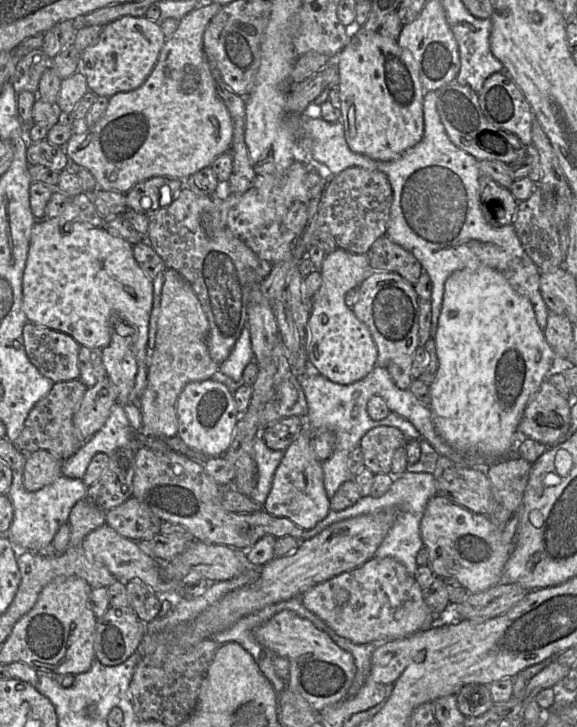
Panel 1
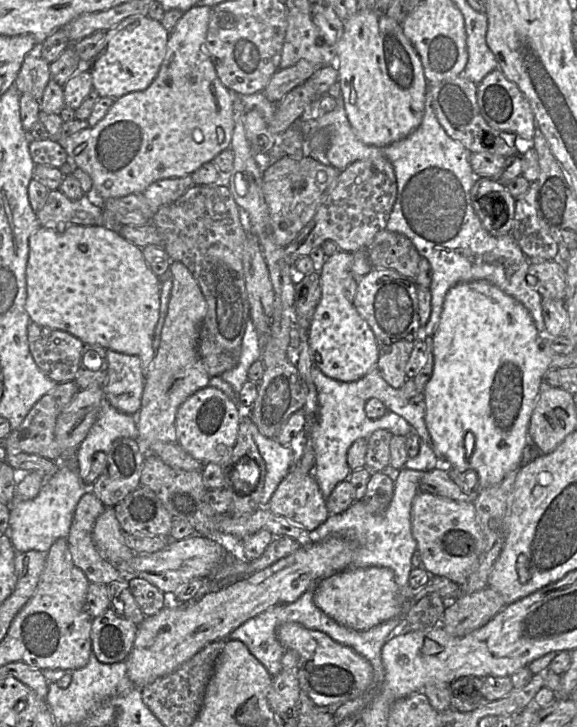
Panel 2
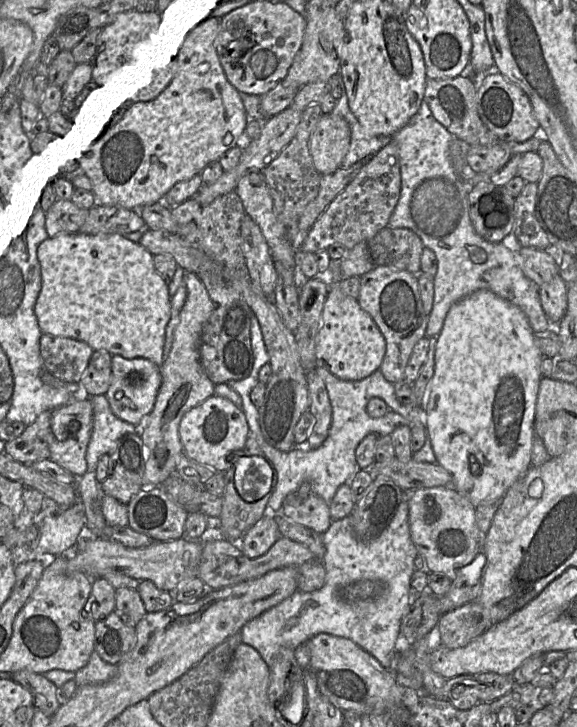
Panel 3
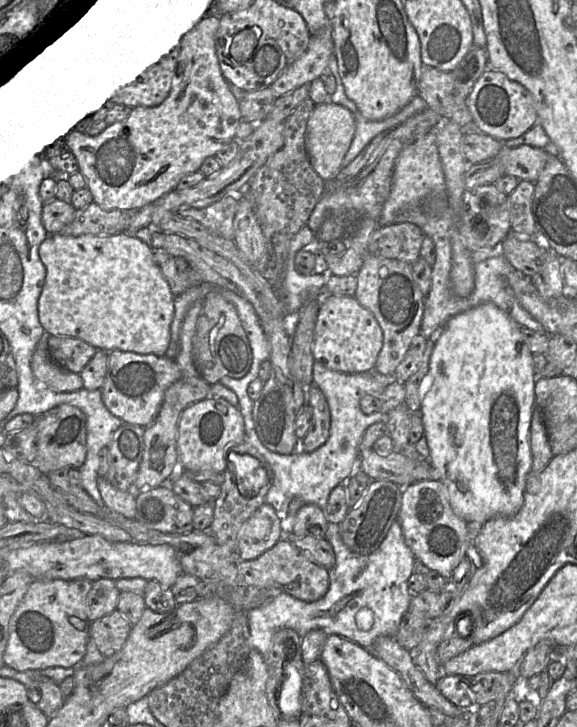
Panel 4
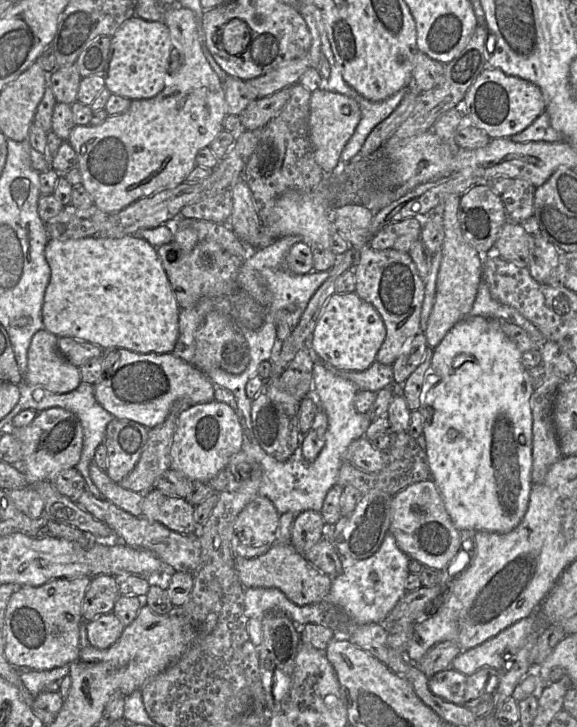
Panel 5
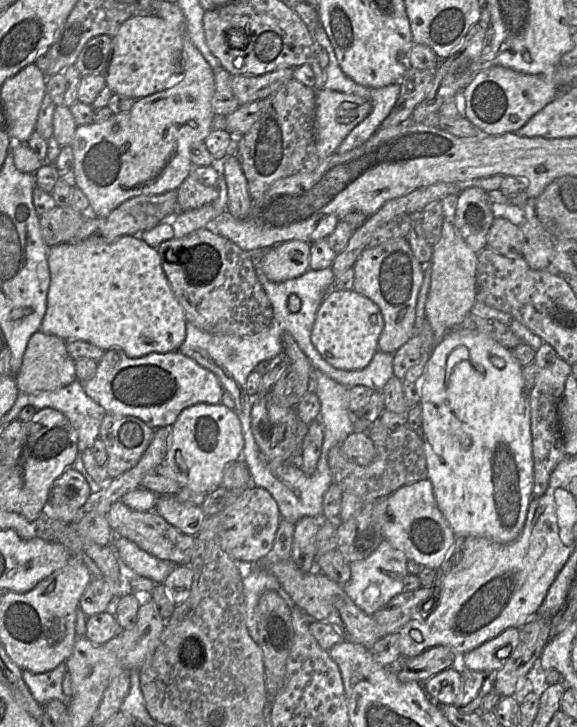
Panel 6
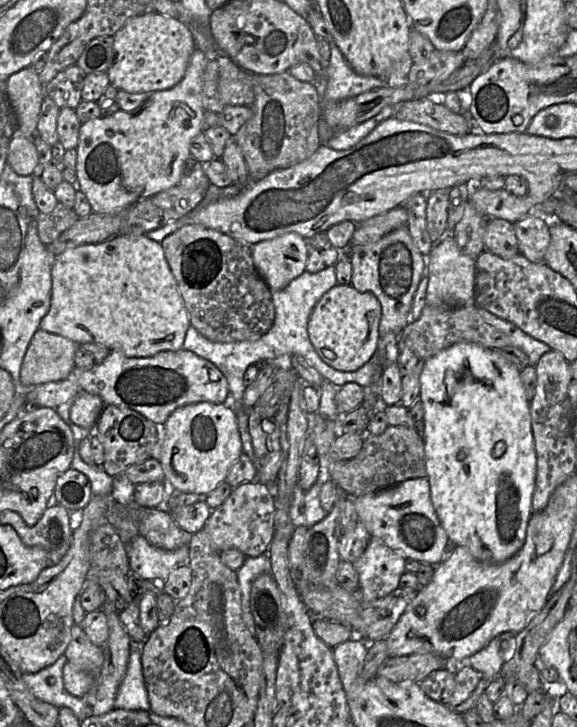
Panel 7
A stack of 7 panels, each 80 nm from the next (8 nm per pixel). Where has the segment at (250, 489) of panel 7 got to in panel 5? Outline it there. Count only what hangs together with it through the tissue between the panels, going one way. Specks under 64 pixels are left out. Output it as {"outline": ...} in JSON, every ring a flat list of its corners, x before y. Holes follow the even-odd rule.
{"outline":[[258,495,237,516,232,550,237,557,255,558,277,542,280,514,265,496]]}

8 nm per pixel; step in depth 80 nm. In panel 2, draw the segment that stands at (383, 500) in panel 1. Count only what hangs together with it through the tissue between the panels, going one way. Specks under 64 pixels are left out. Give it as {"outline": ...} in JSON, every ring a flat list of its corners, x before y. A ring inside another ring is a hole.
{"outline":[[403,468,395,473,394,495,388,508,381,514,367,512,362,501,355,501,346,511,330,515,319,527,309,532,312,542,320,542,330,536,341,537,352,542,354,555,351,567,388,567,394,571,395,580,403,596,405,613,413,600,414,590,409,585,412,556,417,551,417,542,412,534,411,506,414,497,420,492,419,482,425,472]]}

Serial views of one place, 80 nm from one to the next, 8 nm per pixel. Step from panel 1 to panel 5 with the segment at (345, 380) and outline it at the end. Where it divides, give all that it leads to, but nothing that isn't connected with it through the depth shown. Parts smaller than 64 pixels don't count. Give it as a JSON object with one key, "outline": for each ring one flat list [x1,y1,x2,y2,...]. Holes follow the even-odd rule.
{"outline":[[355,292,334,293,327,300,311,336,312,348,324,362,340,370,364,371,375,361,386,337,377,310]]}

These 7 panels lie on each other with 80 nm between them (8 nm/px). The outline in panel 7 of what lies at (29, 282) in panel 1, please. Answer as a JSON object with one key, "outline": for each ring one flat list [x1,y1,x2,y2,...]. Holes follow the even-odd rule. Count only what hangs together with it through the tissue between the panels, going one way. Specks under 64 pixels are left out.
{"outline":[[116,235,101,243,84,244,68,248,54,258,52,265,51,304,48,313,40,321,40,329,68,338,76,345,95,343,110,350,120,350,129,358,151,357,162,351,179,351,183,349,190,319,176,279,166,260,162,245,146,235]]}

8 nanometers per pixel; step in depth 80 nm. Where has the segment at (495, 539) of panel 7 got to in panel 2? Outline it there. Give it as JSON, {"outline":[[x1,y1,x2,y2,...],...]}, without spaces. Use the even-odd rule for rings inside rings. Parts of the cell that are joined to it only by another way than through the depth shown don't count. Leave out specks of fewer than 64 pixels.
{"outline":[[487,280,458,283,450,288,445,296,438,327,433,338,434,368,432,376,424,390,425,423,432,440,432,448,441,459,441,465,447,465,459,472,471,469,477,473,480,489,499,484,511,471,519,469,523,463,523,451,529,444,528,428,535,402,540,393,543,376,552,367,554,353,538,332,528,310,516,299,504,293]]}

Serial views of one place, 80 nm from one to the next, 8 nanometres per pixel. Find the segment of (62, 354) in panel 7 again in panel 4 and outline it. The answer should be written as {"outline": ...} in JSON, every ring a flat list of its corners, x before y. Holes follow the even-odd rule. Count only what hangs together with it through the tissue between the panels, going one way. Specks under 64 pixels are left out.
{"outline":[[47,333,42,335,31,358,34,377,53,392,73,392,82,389,83,382,80,375,62,368,51,358,48,336]]}

